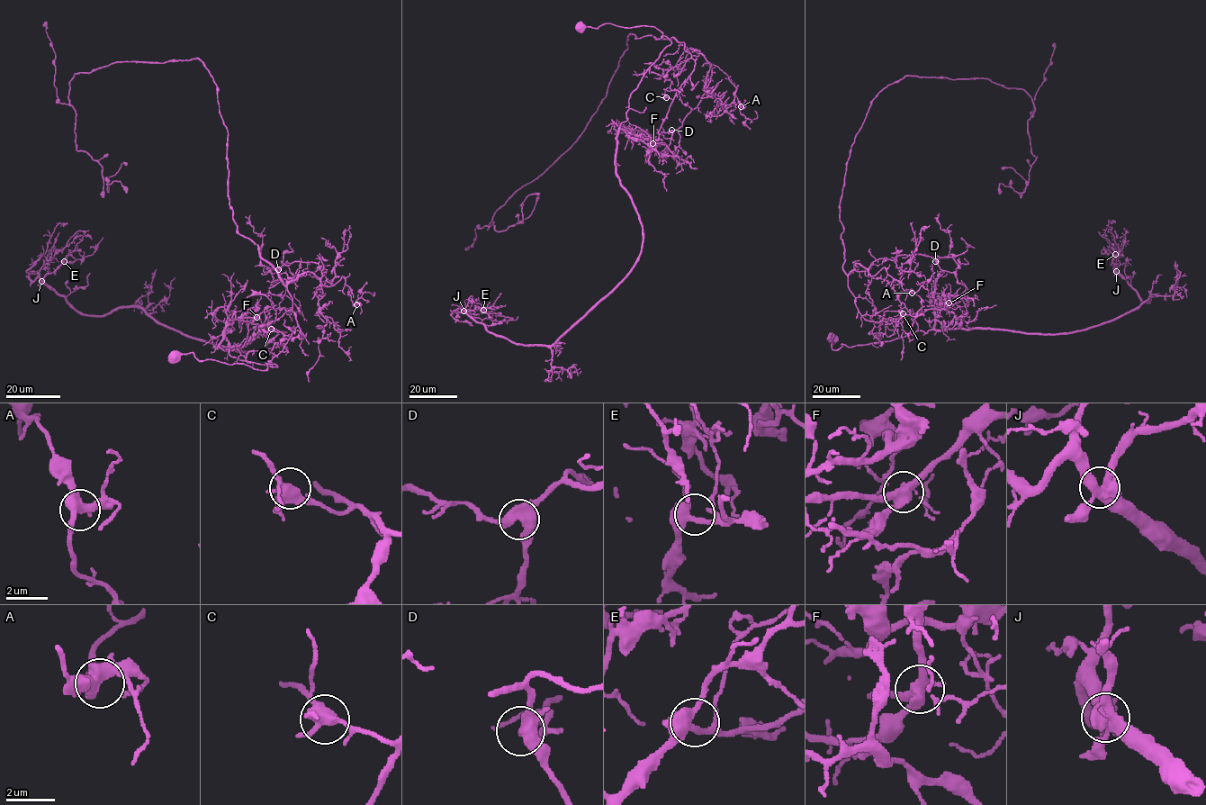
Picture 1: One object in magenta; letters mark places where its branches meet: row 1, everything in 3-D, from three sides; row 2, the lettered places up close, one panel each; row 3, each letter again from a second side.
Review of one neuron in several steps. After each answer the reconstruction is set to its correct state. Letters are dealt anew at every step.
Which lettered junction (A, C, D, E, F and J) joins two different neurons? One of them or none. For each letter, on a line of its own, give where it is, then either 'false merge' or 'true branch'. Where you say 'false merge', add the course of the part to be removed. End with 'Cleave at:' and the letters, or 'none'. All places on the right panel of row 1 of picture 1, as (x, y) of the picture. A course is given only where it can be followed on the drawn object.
A: (912, 293) | true branch
C: (903, 313) | true branch
D: (935, 261) | true branch
E: (1115, 254) | true branch
F: (949, 303) | false merge | (949, 303), (875, 322), (849, 289), (840, 199), (870, 102), (906, 76), (1023, 90), (1037, 158), (1000, 194)
J: (1116, 271) | true branch
Cleave at: F

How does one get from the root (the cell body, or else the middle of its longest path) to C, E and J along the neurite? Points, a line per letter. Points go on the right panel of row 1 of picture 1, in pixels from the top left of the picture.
C: (832, 339), (836, 350), (841, 343), (926, 333), (934, 322), (934, 302), (932, 306), (945, 310), (903, 313)
E: (832, 339), (836, 350), (929, 330), (1086, 330), (1150, 299), (1117, 271), (1115, 254)
J: (832, 339), (836, 350), (929, 330), (1084, 330), (1149, 300), (1116, 271)

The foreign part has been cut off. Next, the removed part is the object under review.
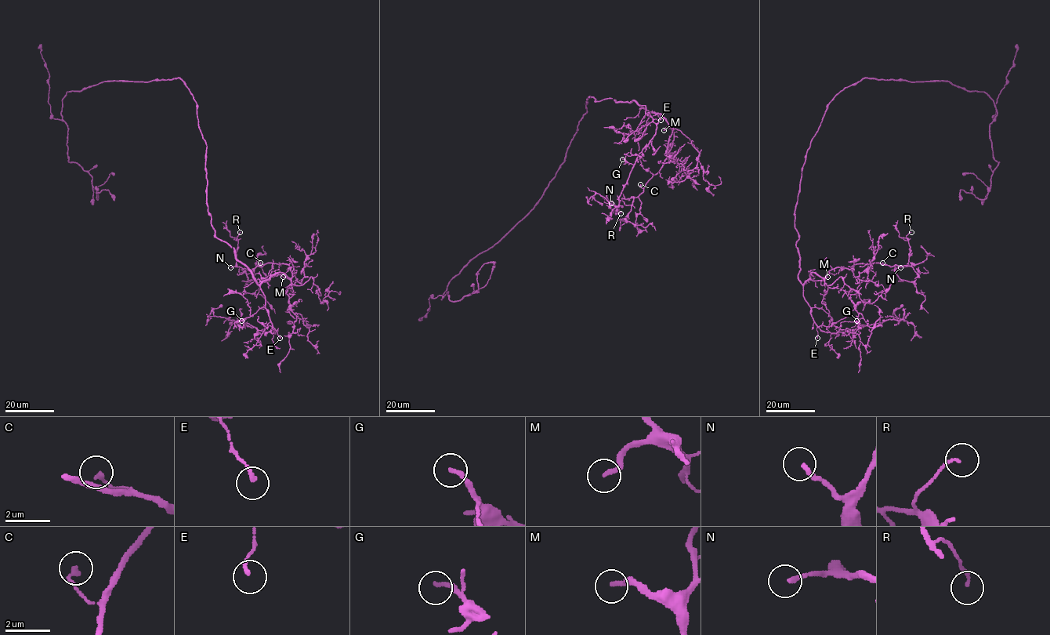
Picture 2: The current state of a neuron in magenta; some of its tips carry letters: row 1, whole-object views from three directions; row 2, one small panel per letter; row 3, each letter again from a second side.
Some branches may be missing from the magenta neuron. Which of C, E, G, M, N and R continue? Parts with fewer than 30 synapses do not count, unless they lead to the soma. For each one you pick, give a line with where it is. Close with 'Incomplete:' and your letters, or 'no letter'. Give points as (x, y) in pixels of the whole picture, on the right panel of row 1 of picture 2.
M: Place: (827, 277)
Incomplete: M

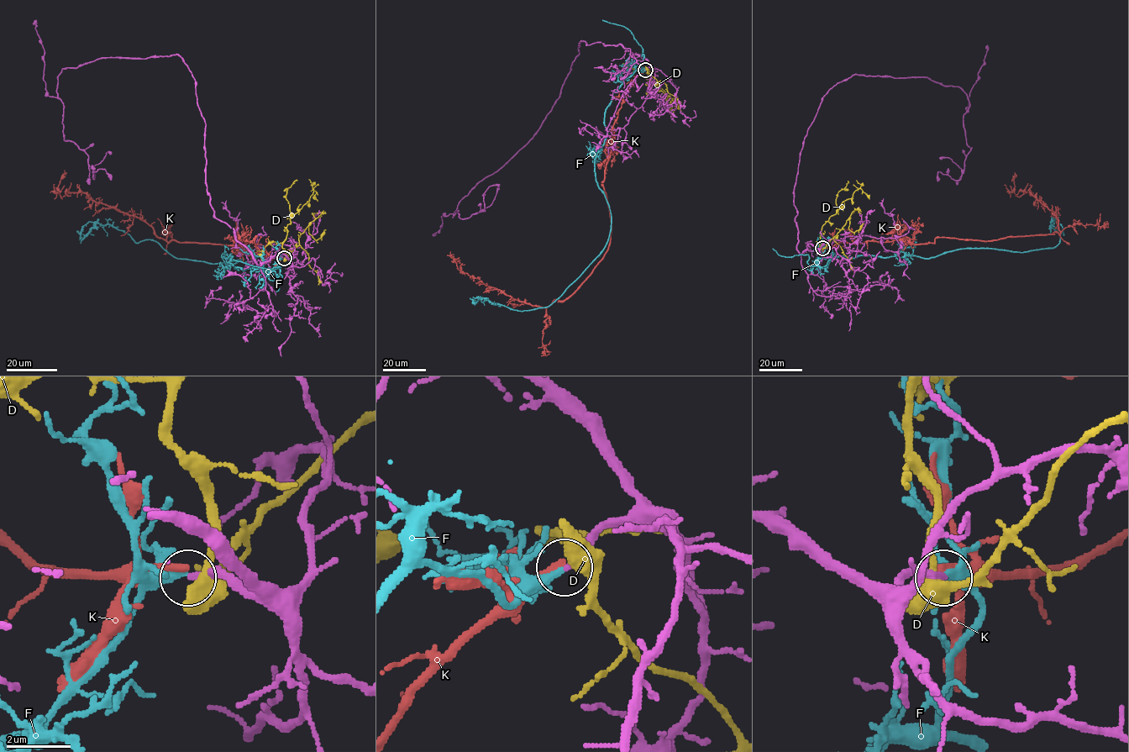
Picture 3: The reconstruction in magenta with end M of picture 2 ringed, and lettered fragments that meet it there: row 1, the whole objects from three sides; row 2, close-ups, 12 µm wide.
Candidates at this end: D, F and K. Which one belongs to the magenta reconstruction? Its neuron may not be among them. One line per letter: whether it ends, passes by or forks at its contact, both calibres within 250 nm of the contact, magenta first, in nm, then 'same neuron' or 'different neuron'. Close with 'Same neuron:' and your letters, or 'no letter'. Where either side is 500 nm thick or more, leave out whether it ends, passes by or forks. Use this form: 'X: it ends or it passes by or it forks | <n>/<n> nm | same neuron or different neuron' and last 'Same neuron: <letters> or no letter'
D: it forks | 320/400 nm | different neuron
F: it passes by | 240/200 nm | different neuron
K: it ends | 240/240 nm | different neuron
Same neuron: no letter

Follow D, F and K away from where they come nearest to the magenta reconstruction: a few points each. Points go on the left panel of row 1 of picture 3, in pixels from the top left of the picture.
D: (285, 258), (282, 242), (290, 218), (309, 200), (312, 189), (317, 201)
F: (284, 258), (269, 271), (223, 270), (243, 259), (176, 259), (92, 222), (81, 240)
K: (284, 258), (160, 238), (139, 218), (82, 192), (61, 197), (66, 172)

